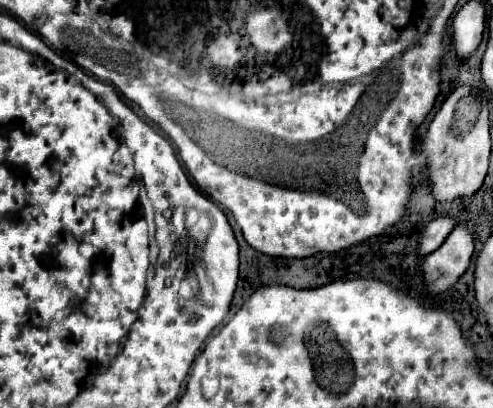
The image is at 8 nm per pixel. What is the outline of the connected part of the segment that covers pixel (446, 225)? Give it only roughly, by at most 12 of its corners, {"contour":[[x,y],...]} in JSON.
{"contour":[[438,218],[420,238],[420,254],[434,252],[456,226],[454,218]]}

